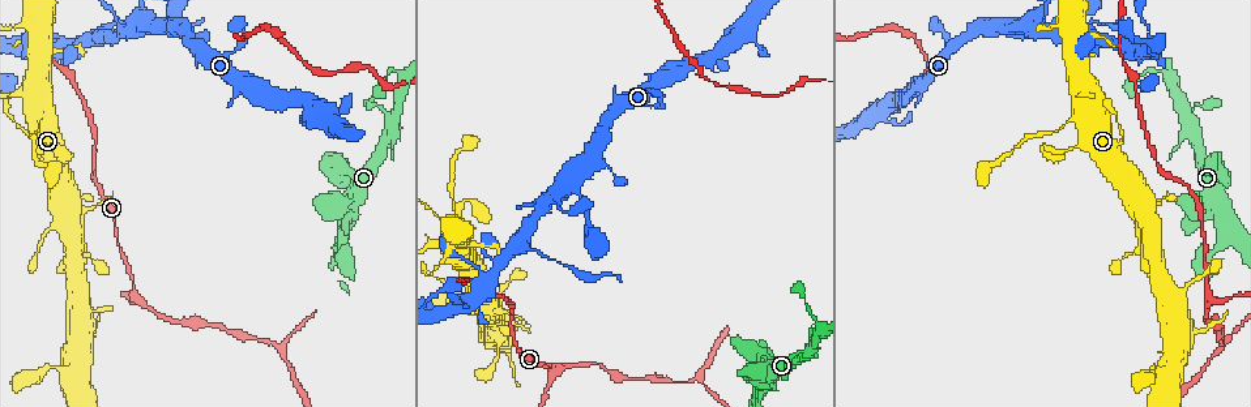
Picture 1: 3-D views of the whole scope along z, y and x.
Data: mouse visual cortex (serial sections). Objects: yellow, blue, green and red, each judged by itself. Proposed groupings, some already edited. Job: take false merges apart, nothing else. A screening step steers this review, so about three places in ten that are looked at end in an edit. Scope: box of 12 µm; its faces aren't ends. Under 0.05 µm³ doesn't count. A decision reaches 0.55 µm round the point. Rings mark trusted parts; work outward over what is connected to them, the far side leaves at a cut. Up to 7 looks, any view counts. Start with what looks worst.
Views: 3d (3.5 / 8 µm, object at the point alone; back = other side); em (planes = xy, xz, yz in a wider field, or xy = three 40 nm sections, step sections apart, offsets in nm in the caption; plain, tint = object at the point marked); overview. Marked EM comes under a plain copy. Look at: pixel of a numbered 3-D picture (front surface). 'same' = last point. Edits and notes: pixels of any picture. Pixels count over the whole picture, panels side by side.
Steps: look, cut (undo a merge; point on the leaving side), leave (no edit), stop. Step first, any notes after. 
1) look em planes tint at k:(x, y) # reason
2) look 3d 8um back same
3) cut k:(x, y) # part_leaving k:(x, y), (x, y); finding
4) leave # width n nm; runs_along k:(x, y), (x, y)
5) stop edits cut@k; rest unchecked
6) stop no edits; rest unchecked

look 3d 3.5um at 1:(139, 297) # three-way junction

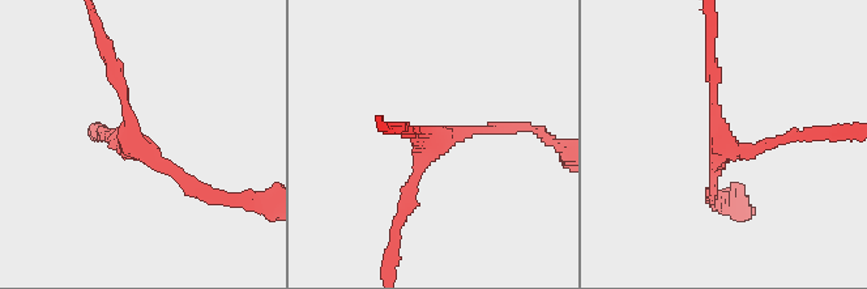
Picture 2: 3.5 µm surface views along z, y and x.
look em xy step 2 tint at 2:(433, 140) # arms 3; arm_widths 150, 150, 150 nm; need the tissue

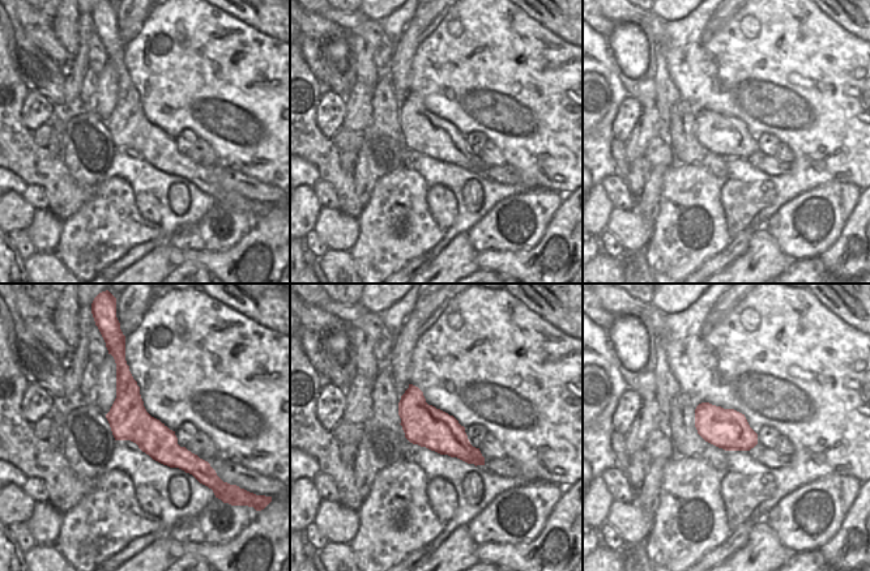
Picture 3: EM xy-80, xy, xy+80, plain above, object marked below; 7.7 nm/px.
leave # runs_along 3:(119, 367), (128, 410), (196, 472); continuous, no second cell

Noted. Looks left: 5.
look 3d 8um at 1:(280, 345) # three-way junction

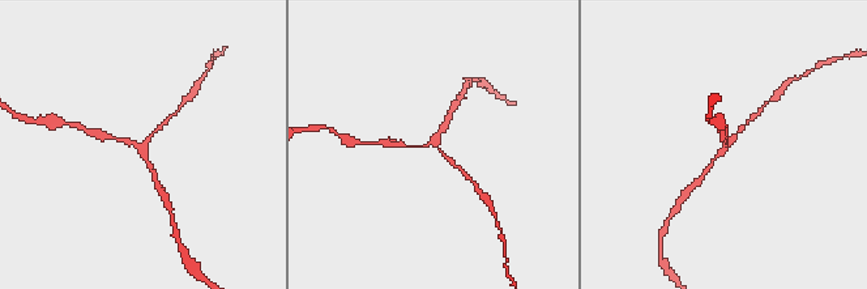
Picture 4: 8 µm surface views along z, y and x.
look em xy step 5 tint at 4:(433, 141) # arms 3; arm_widths 150, 150, 150 nm

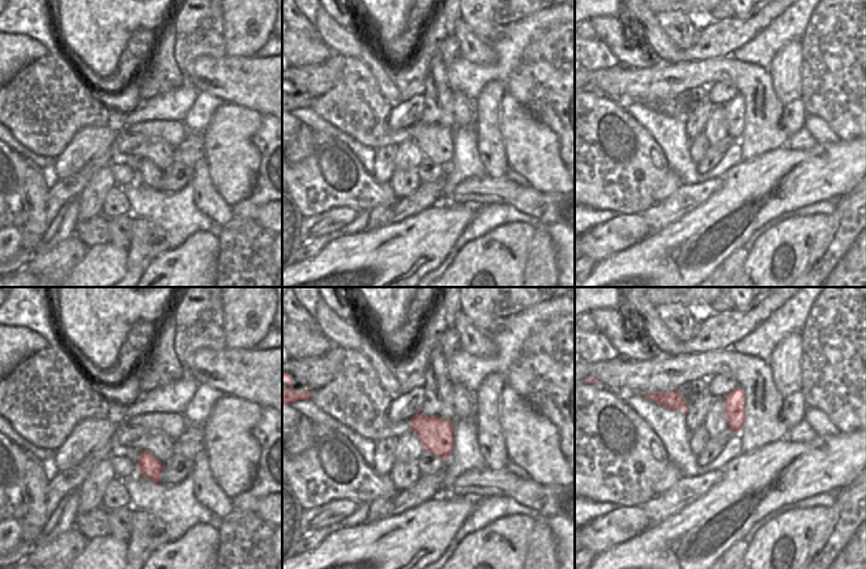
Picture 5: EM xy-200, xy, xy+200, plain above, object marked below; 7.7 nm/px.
leave # runs_along 4:(103, 136), (137, 144), (154, 177); one cell here

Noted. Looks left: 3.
look 3d 3.5um at 1:(1101, 25) # calibre changes

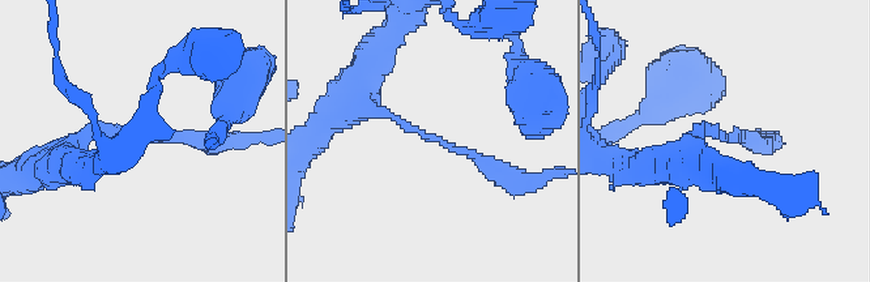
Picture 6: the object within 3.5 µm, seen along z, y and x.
look em xy step 1 tint at 6:(726, 142) # arm_widths 150, 200 nm; now the EM

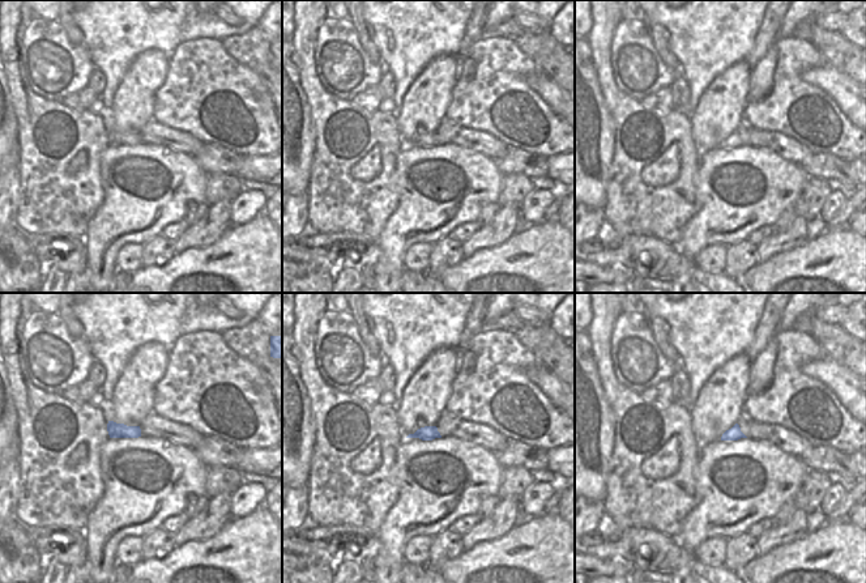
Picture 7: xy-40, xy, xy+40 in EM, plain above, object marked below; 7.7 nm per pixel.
look em xy step 5 tint same # cut it another way

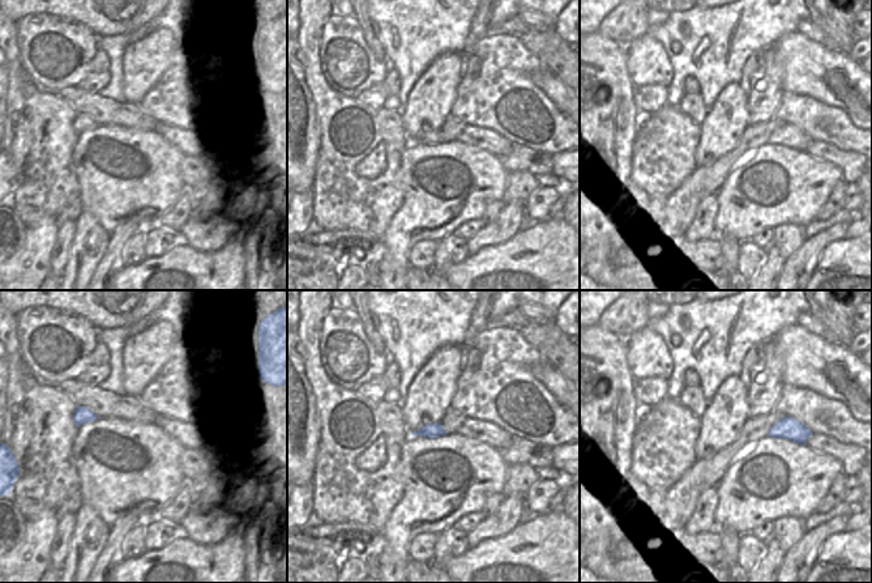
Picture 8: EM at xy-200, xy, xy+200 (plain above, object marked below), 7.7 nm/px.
leave # runs_along 6:(362, 107), (511, 178); one cell here

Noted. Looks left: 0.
stop no edits; rest unchecked

